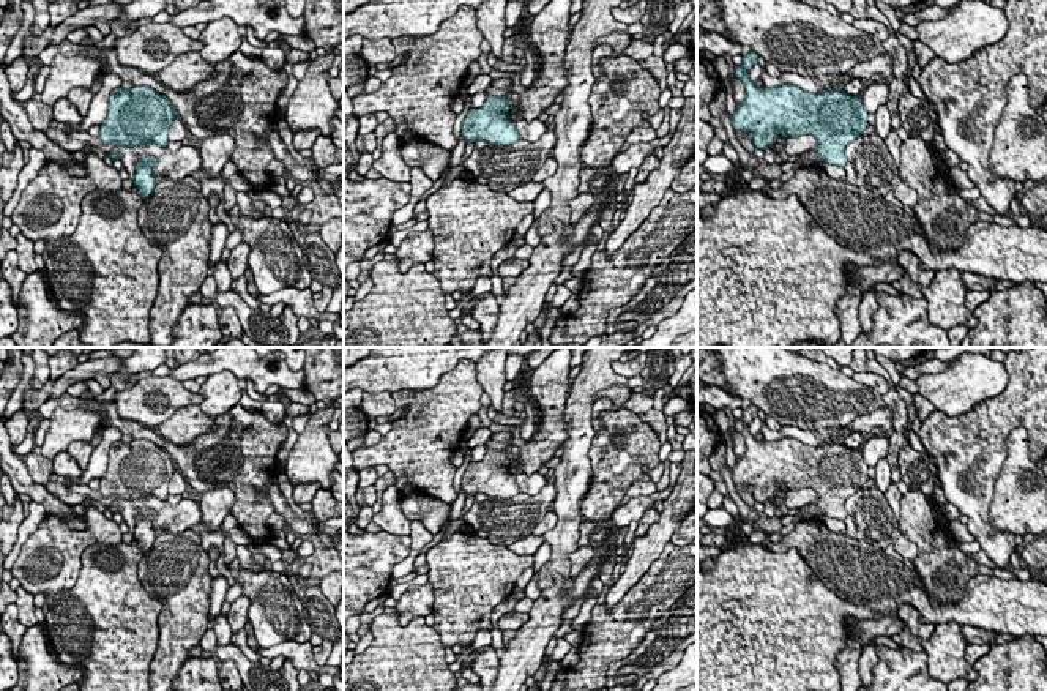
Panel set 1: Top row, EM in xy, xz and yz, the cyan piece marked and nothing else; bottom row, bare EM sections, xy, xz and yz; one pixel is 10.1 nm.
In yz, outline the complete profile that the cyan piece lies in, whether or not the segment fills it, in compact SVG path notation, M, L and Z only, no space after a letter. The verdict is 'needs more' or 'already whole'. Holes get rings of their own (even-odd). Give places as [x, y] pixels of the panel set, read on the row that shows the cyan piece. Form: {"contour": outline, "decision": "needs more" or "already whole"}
{"contour": "M751 52L743 55L741 66L735 66L735 77L744 84L746 98L736 104L733 128L747 131L760 150L774 144L779 134L810 134L818 140L814 151L823 162L845 167L847 145L867 128L869 112L861 96L836 88L809 93L792 84L758 88L749 77L755 63L758 55Z", "decision": "already whole"}

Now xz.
{"contour": "M489 96L478 109L470 109L462 123L467 142L486 140L495 145L511 145L520 140L509 117L506 96Z", "decision": "already whole"}

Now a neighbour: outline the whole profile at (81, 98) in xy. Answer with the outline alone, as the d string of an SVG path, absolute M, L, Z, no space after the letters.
M73 88L68 93L68 101L77 109L77 112L85 117L91 99L93 99L93 93L90 92L90 88Z

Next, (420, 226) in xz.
M418 221L413 227L407 229L407 230L397 230L388 241L389 245L399 248L401 243L404 241L404 238L410 233L410 232L424 232L429 229L429 222L427 221Z

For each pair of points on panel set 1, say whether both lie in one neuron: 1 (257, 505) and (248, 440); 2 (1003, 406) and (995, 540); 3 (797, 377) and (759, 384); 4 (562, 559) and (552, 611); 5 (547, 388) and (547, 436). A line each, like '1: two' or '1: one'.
1: one
2: one
3: one
4: two
5: one

